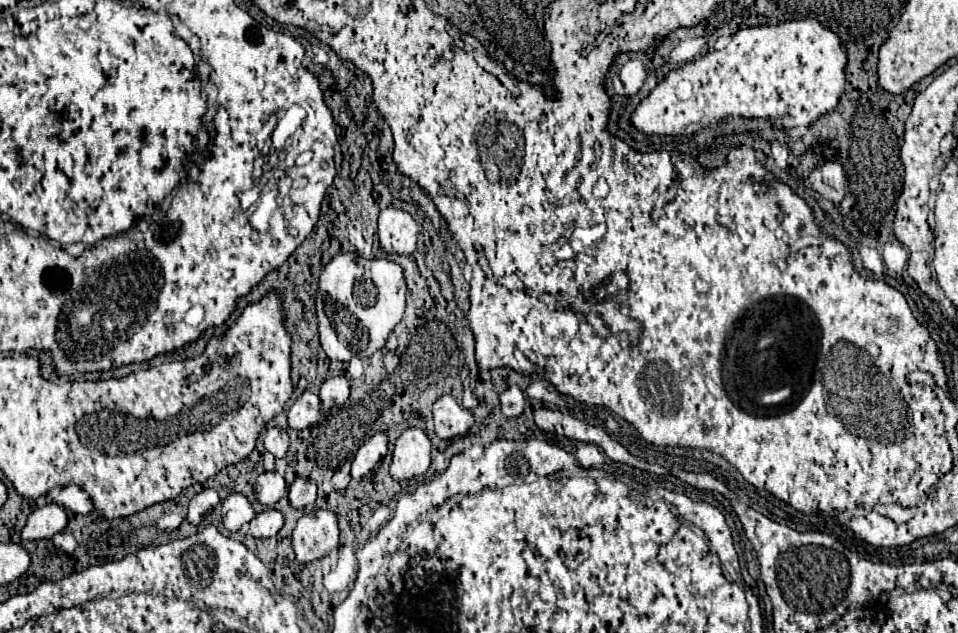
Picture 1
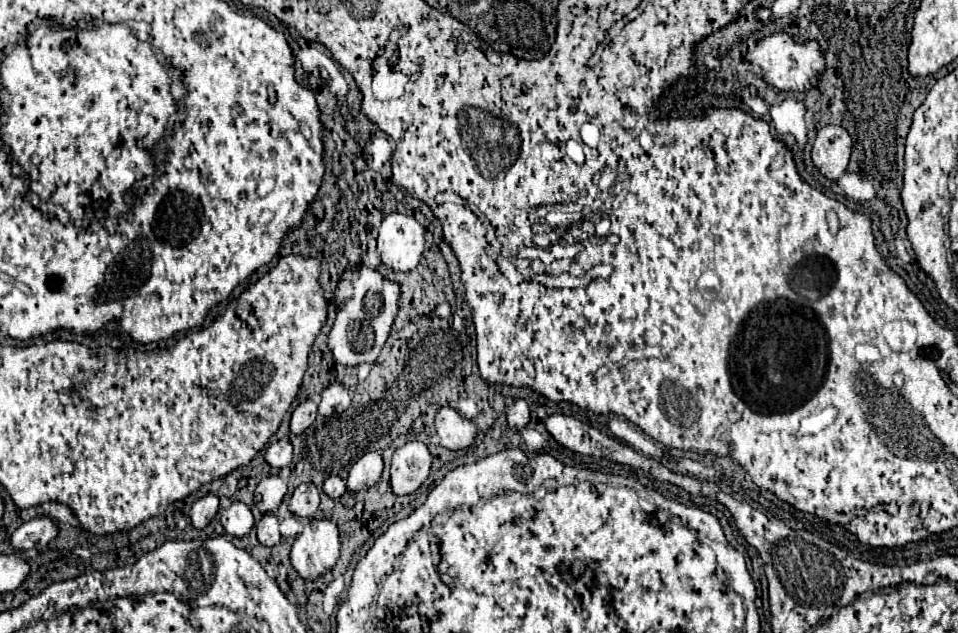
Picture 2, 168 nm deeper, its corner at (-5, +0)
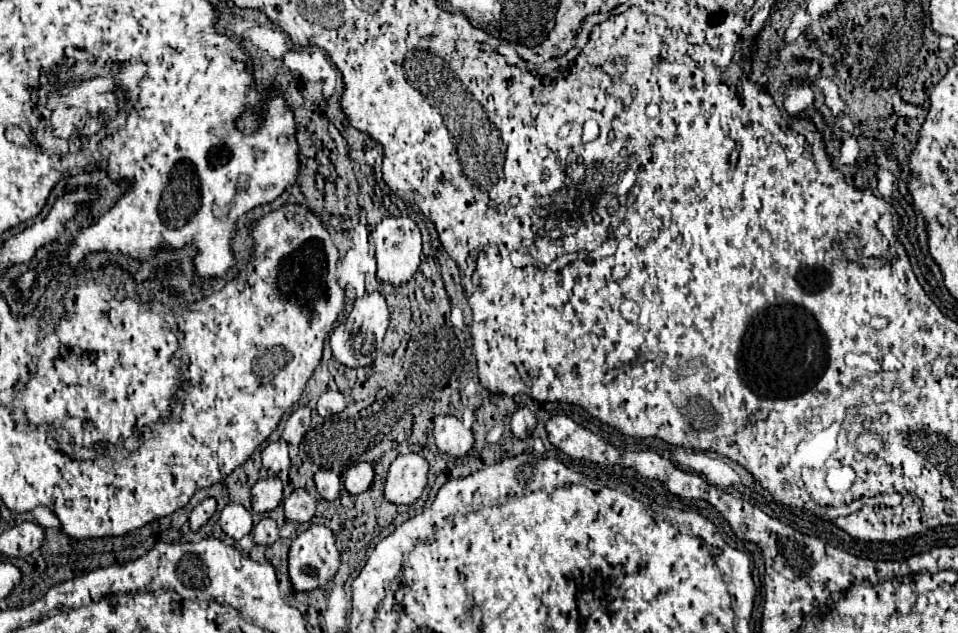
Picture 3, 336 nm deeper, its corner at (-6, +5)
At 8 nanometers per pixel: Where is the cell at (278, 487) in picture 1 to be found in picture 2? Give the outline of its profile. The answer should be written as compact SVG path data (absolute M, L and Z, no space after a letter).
M269 475L261 479L255 491L255 505L261 513L275 513L287 493L287 483L279 475Z

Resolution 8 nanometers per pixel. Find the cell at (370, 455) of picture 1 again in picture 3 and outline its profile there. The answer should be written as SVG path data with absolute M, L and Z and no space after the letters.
M364 462L364 464L354 464L348 472L346 472L346 480L344 480L344 486L350 494L360 494L360 492L366 492L370 488L374 480L374 468L372 464Z

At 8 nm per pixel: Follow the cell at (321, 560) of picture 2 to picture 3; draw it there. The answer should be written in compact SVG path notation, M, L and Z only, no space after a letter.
M312 524L308 530L304 530L302 534L298 534L292 540L290 554L288 554L288 574L290 574L290 580L296 590L306 592L306 590L324 586L336 574L338 564L340 564L340 552L336 548L334 534L328 526Z

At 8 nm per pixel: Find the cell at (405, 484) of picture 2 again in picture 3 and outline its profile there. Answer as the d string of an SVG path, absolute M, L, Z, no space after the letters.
M418 452L398 454L386 478L386 498L392 504L412 504L426 488L428 462Z

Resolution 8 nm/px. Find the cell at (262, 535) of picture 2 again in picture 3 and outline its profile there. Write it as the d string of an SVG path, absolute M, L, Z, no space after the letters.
M262 518L256 526L254 526L254 540L256 544L262 544L262 546L270 546L278 540L278 526L272 518Z

